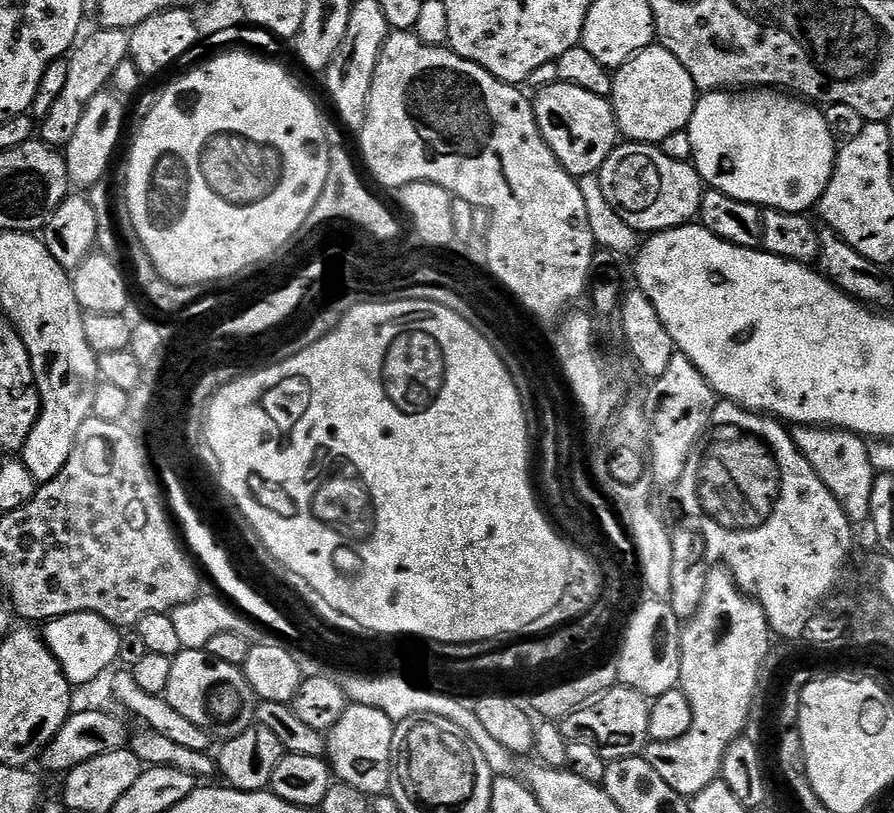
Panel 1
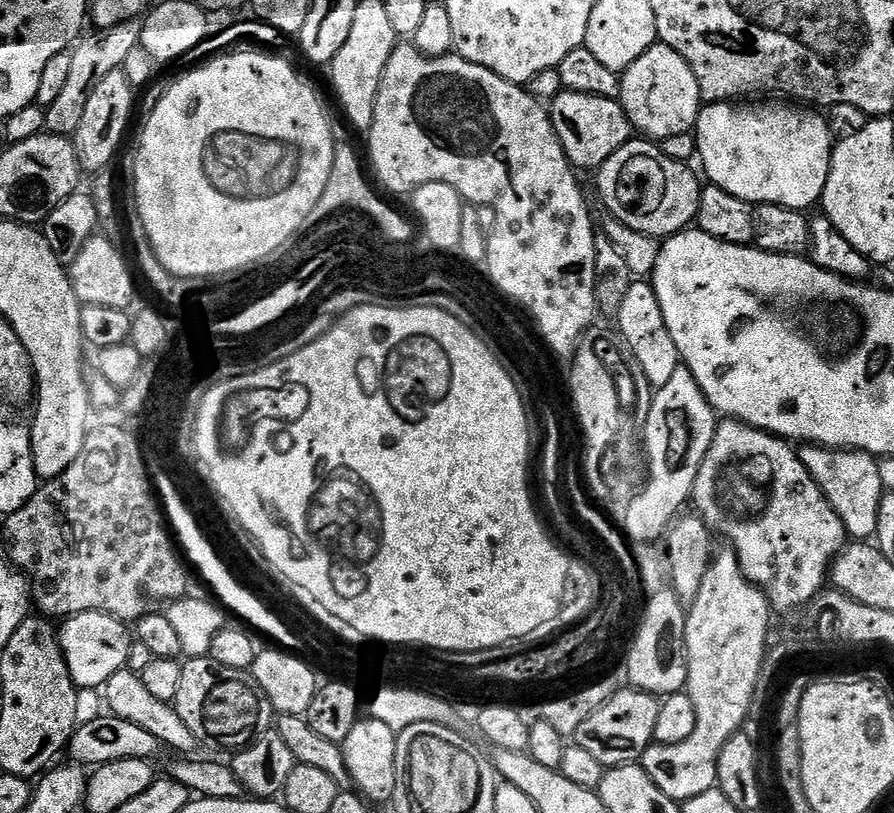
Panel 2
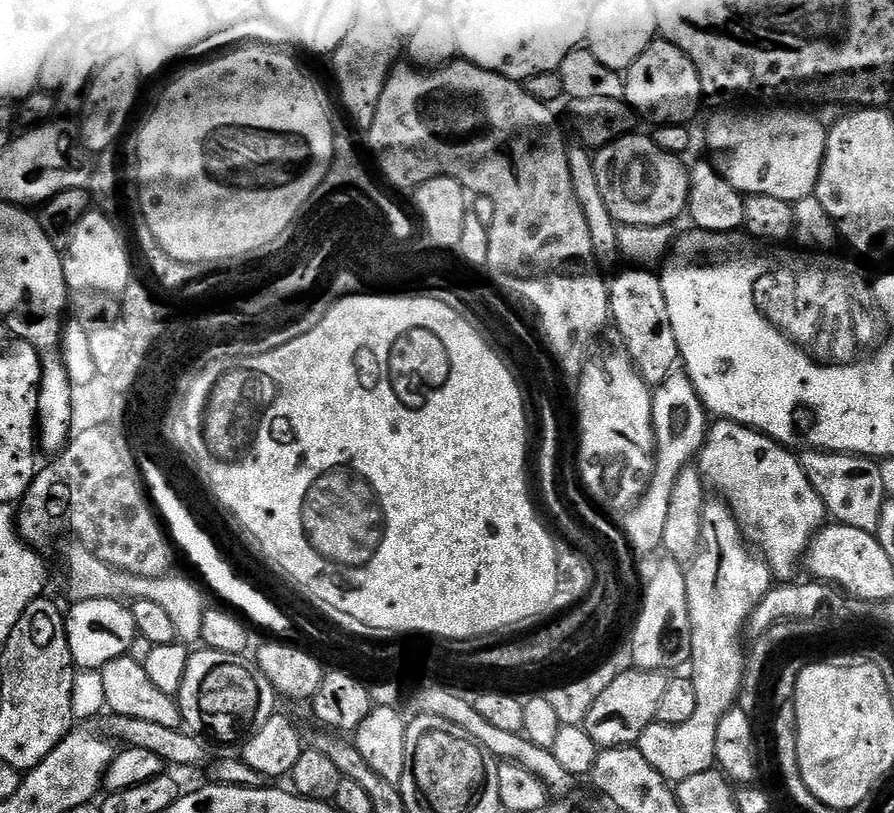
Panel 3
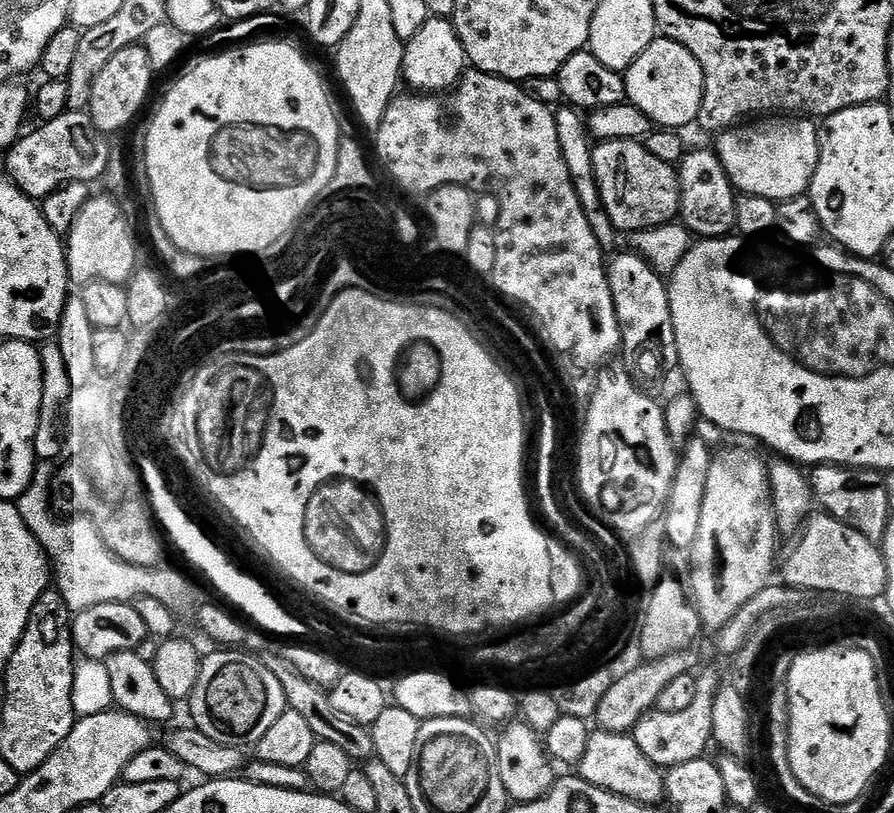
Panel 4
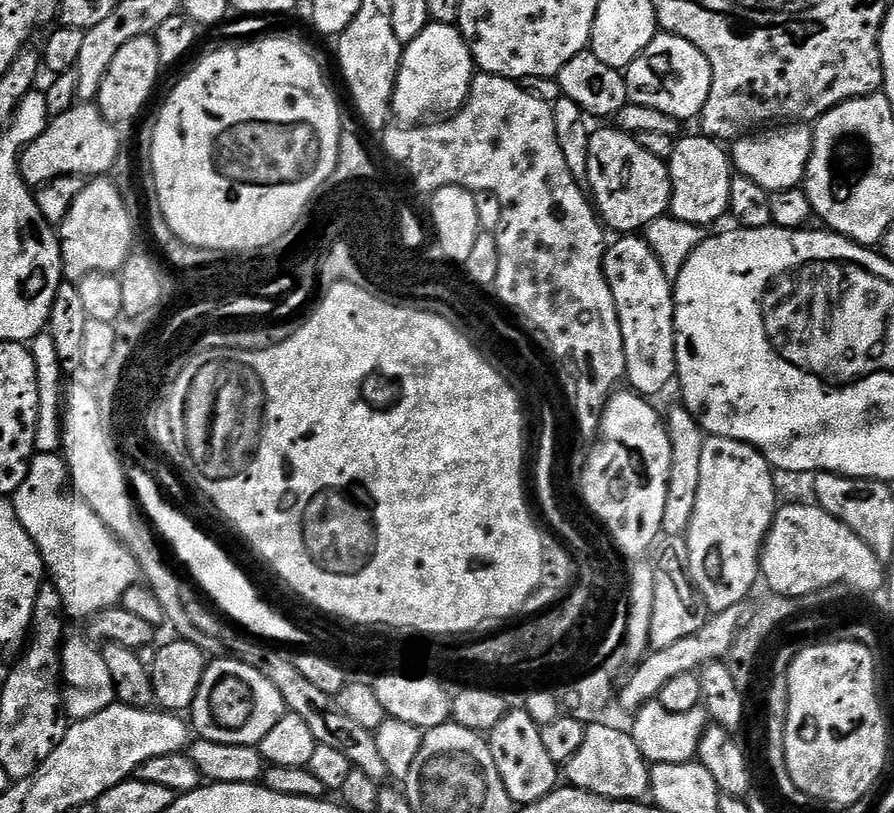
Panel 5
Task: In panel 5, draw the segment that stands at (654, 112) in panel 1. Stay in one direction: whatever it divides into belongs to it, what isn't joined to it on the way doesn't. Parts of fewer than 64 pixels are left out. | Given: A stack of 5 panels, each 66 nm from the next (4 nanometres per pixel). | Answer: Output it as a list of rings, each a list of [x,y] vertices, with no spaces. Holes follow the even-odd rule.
[[[658,34],[626,69],[626,79],[631,103],[650,106],[650,110],[662,110],[662,114],[687,122],[699,117],[706,106],[706,98],[710,98],[712,71],[706,54],[702,54],[698,46],[686,42],[681,36]]]

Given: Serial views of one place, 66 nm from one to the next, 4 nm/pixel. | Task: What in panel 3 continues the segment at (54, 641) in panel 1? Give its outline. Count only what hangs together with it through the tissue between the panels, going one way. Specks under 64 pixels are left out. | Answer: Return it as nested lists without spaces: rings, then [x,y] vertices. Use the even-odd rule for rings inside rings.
[[[77,600],[66,612],[64,629],[70,644],[72,663],[80,670],[99,670],[106,662],[122,658],[133,651],[132,643],[138,637],[134,626],[134,614],[127,603],[118,600]]]

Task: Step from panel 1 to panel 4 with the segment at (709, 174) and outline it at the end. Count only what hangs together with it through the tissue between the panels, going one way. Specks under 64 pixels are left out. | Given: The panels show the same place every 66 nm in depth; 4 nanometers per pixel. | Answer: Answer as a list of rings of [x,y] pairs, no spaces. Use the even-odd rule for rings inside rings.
[[[776,118],[773,120],[776,121],[773,124],[766,125],[764,128],[766,135],[773,136],[776,139],[773,144],[752,144],[749,146],[748,152],[735,152],[731,144],[731,135],[733,133],[725,130],[715,137],[716,145],[714,145],[714,151],[720,157],[726,174],[740,192],[758,194],[762,198],[770,198],[779,202],[781,200],[789,200],[795,196],[805,195],[811,189],[814,164],[814,128],[812,132],[813,121],[808,118]]]

